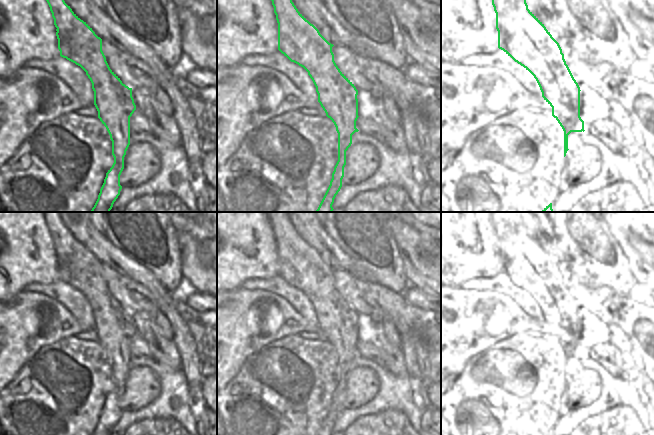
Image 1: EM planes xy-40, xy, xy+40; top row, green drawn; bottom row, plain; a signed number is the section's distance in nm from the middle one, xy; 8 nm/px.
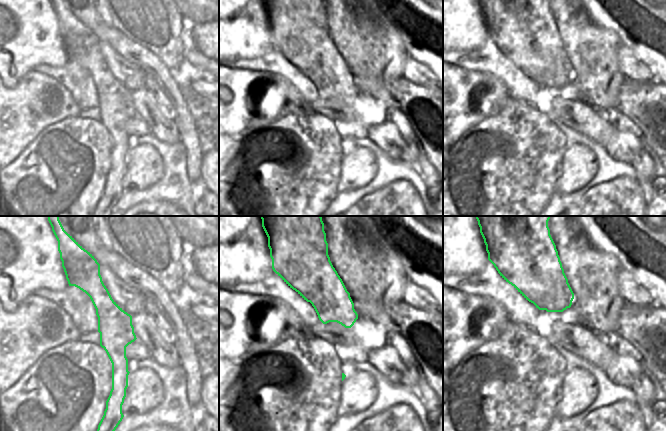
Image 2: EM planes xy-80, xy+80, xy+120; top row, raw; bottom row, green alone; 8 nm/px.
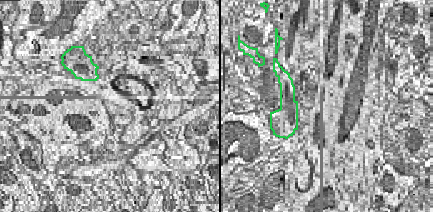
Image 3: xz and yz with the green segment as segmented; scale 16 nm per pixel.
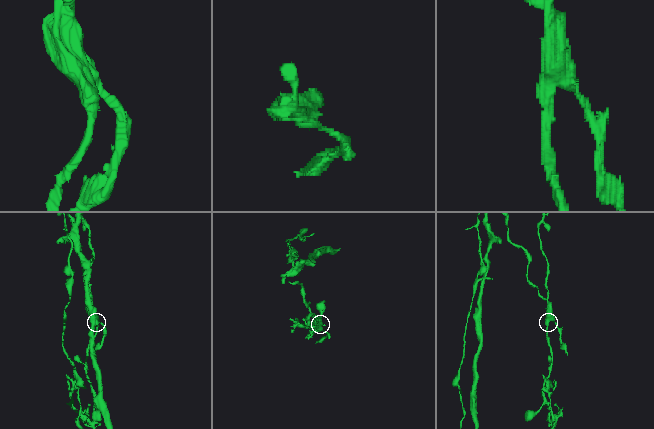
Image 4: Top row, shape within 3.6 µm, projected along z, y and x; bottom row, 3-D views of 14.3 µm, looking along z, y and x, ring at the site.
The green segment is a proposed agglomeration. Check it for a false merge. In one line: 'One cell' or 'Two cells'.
Two cells

